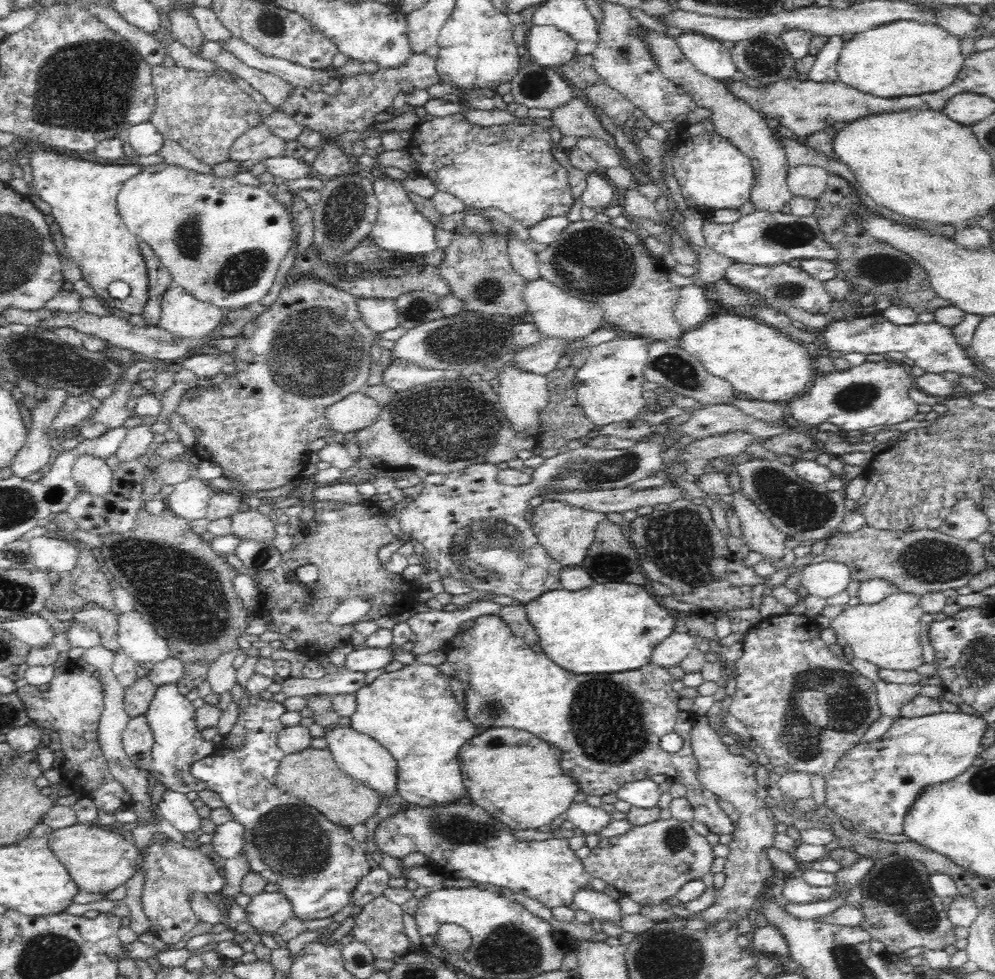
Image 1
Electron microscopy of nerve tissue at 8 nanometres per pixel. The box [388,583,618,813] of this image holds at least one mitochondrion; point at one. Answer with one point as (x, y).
(495, 741)

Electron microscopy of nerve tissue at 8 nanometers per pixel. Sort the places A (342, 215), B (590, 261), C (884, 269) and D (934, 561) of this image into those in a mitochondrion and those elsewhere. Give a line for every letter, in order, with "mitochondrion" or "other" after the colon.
A: mitochondrion
B: mitochondrion
C: mitochondrion
D: mitochondrion

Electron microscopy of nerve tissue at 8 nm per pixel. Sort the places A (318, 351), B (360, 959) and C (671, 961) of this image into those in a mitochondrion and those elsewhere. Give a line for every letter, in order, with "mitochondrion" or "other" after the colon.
A: mitochondrion
B: mitochondrion
C: mitochondrion

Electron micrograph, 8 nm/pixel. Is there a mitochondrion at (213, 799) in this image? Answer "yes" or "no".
no

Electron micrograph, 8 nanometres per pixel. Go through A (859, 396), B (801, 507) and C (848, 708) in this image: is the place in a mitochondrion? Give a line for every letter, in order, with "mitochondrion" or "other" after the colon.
A: mitochondrion
B: mitochondrion
C: mitochondrion

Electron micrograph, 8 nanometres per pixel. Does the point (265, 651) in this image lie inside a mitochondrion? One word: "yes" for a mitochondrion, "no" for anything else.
no

